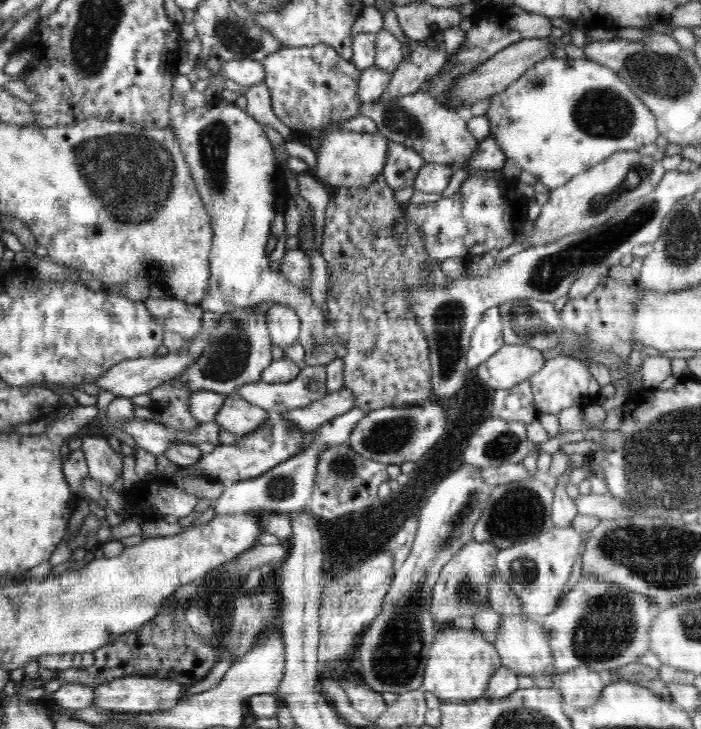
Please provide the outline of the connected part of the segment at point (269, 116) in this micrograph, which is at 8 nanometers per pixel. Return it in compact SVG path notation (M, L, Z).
M266 82L260 85L248 87L245 94L248 106L246 106L246 113L256 120L260 125L273 128L280 133L284 140L289 140L293 137L292 130L288 129L273 112L271 107L270 89L266 87Z

